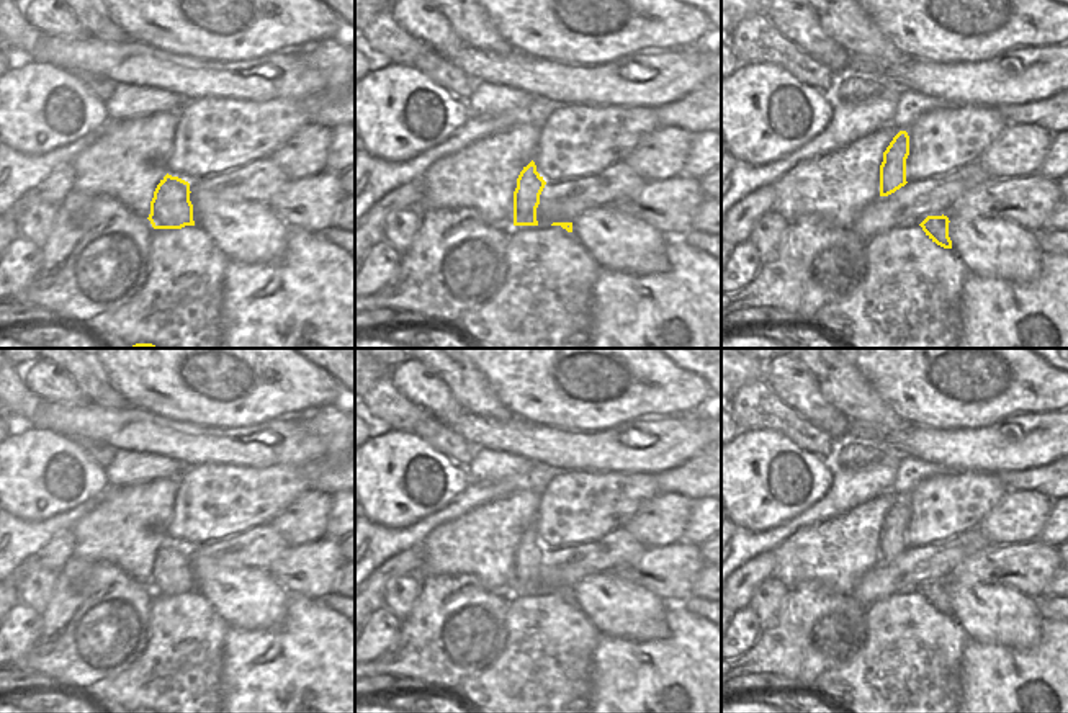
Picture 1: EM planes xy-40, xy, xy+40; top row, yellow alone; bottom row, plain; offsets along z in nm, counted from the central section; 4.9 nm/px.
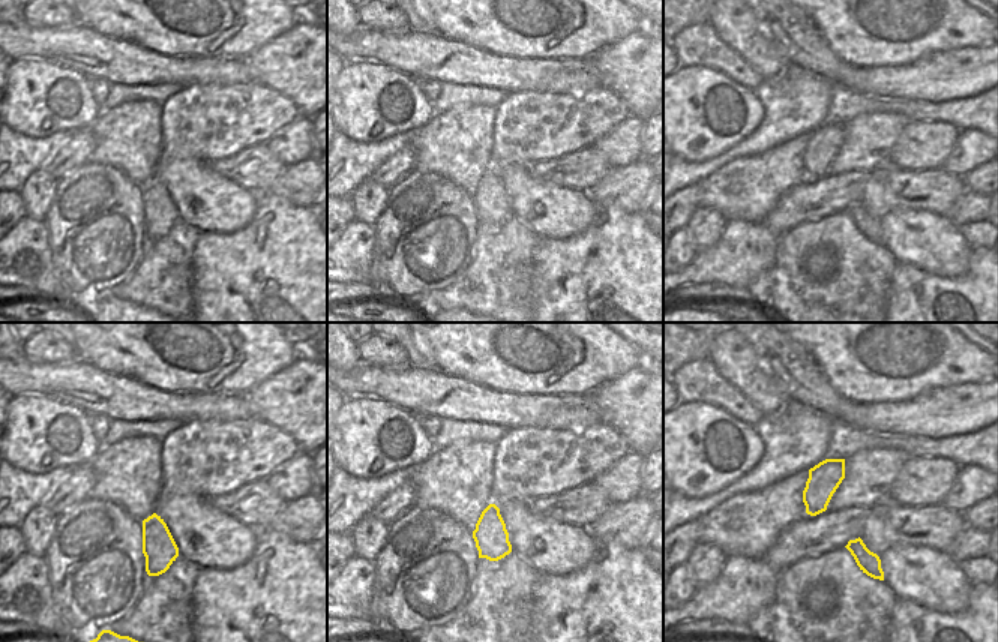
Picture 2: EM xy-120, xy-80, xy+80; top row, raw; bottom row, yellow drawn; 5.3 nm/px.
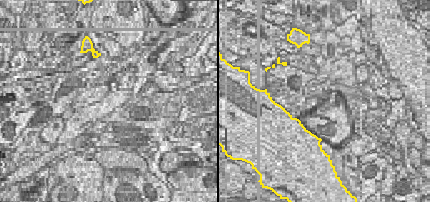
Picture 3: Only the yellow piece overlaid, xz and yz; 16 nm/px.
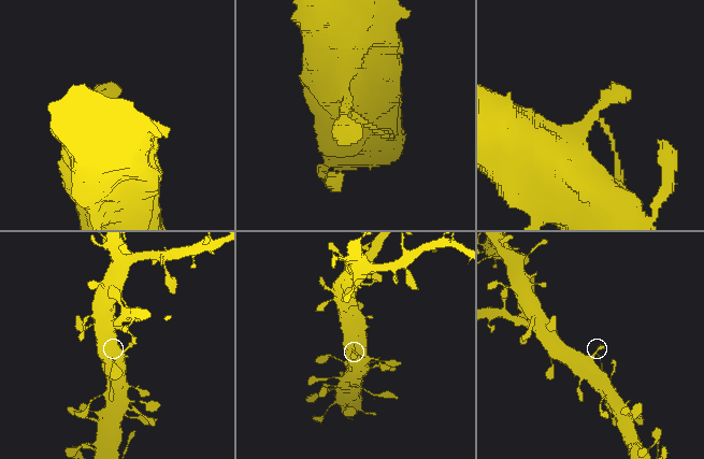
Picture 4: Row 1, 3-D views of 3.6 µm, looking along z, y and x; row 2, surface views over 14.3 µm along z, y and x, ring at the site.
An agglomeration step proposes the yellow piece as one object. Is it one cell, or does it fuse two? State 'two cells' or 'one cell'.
one cell

